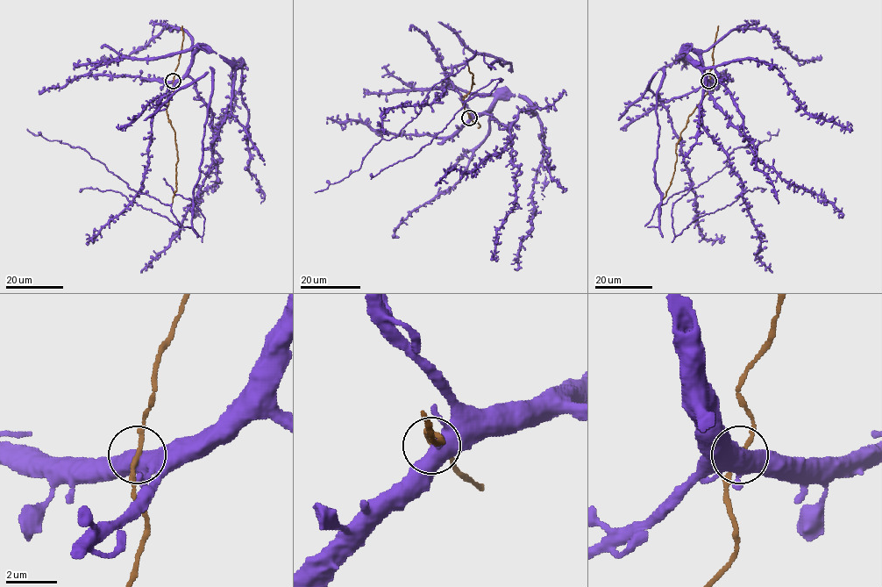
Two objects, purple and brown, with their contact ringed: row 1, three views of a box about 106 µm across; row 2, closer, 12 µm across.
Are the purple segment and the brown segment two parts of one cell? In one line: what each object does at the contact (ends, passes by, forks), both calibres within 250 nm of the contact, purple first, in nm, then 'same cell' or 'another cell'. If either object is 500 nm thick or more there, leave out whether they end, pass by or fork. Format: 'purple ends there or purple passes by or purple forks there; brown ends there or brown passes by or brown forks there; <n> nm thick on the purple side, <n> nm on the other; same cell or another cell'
purple forks there; brown passes by; 440 nm thick on the purple side, 160 nm on the other; same cell

